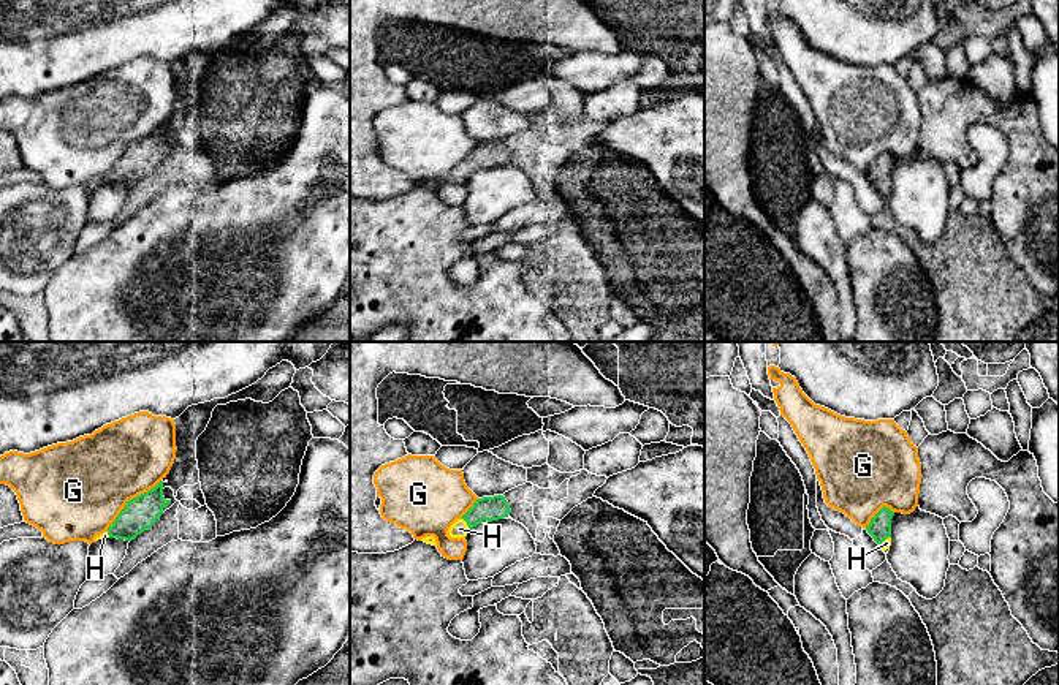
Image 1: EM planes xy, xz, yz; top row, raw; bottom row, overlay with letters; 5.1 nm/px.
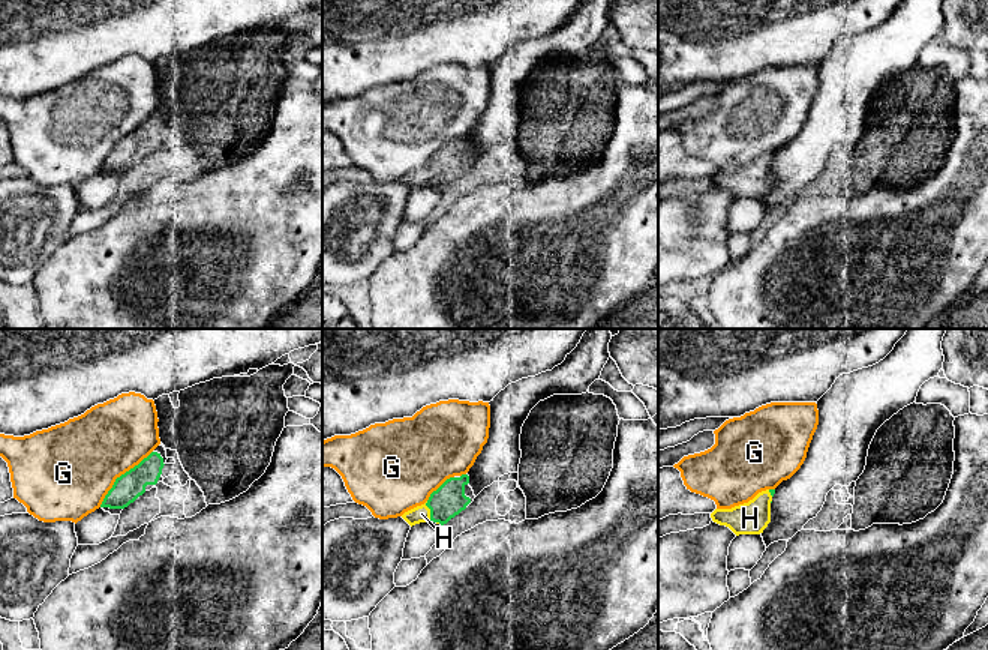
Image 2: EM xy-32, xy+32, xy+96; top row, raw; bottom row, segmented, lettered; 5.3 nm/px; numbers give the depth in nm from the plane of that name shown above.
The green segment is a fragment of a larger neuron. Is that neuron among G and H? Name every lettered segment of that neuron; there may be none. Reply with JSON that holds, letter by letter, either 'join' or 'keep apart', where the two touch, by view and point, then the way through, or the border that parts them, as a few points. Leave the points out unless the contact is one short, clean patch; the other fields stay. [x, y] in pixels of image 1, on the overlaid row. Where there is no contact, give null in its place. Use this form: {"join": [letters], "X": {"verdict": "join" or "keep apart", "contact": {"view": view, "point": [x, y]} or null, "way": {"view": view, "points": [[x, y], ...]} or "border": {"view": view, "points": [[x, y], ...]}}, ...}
{"join": ["H"], "G": {"verdict": "keep apart", "contact": {"view": "xy", "point": [129, 500]}}, "H": {"verdict": "join", "contact": {"view": "xz", "point": [467, 524]}, "way": {"view": "xz", "points": [[488, 508], [482, 510], [467, 524], [459, 529]]}}}

